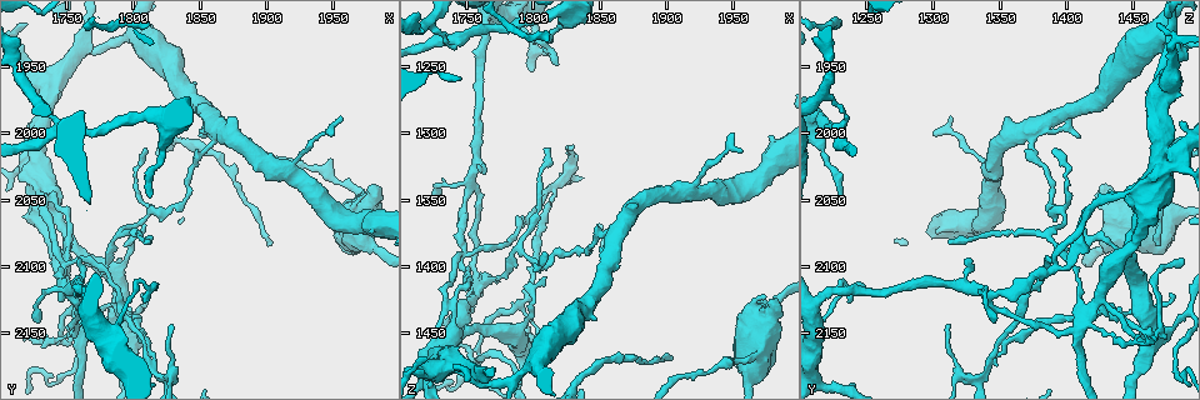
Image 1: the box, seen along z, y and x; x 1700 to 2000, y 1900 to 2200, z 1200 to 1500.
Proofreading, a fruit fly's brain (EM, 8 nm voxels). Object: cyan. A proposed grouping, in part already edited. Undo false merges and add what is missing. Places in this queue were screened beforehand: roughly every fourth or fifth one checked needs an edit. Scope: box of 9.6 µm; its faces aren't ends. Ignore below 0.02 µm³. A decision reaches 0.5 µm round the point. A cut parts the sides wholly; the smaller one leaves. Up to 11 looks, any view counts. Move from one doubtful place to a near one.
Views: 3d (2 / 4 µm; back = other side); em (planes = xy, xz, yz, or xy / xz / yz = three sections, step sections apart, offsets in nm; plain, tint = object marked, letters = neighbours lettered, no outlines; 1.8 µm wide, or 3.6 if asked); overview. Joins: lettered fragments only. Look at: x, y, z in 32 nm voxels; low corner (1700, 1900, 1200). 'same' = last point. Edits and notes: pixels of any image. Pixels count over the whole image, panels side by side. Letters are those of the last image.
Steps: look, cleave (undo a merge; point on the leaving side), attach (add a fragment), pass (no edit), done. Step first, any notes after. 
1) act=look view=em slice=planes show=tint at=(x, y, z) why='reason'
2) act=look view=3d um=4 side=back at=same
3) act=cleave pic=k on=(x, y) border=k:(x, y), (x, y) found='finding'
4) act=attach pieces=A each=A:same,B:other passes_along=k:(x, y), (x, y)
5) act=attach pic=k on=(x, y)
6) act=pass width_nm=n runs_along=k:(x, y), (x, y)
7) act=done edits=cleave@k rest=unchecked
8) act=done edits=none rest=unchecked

act=look view=3d um=2 at=(1810, 2082, 1314) why='thin end'

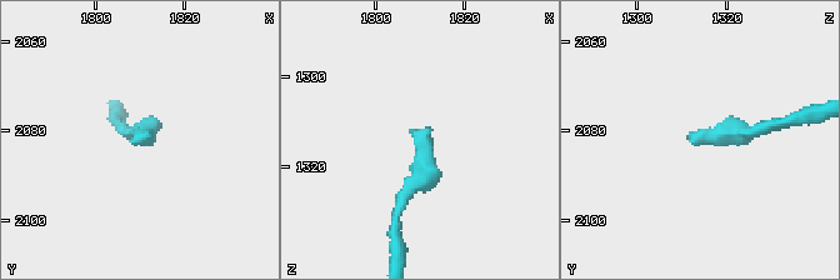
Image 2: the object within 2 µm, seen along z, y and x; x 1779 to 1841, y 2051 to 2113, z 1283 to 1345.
act=look view=em slice=planes show=letters at=(1809, 2083, 1312) why='now the EM'

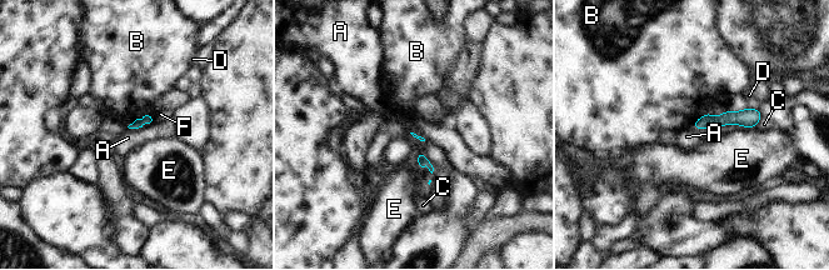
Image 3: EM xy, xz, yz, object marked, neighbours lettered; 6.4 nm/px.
act=pass each=A:other,B:other,C:other,D:other,E:other,F:other found='no lettered fragment goes on from it'

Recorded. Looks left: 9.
act=look view=em slice=yz step=4 show=tint at=(1772, 2112, 1408) why='a narrow waist'

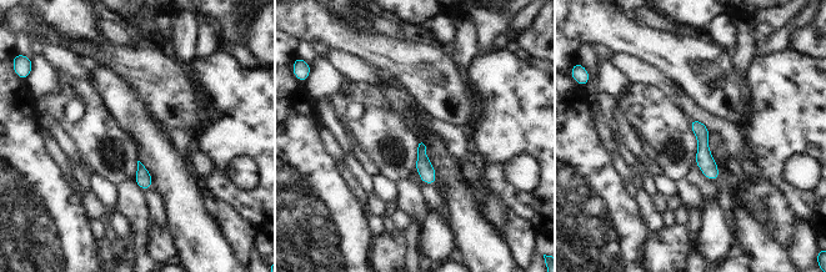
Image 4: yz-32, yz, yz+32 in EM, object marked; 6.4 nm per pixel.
act=look view=em slice=xy step=8 show=tint at=same why='another direction'

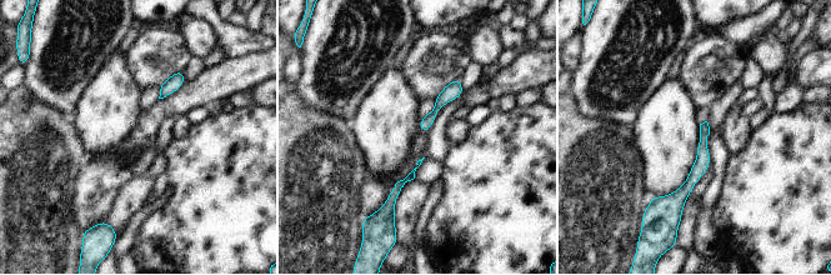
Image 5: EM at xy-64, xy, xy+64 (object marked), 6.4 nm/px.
act=look view=em slice=xy step=8 show=letters at=same

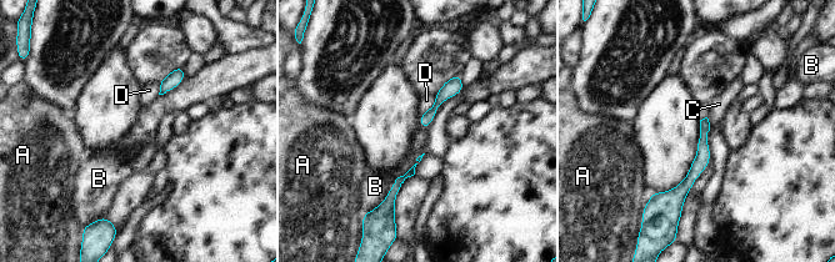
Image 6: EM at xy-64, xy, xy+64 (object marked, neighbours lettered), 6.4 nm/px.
act=pass each=A:other,B:other,C:other,D:other found='one cell here'

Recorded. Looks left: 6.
act=look view=3d um=2 at=(1958, 1990, 1312)

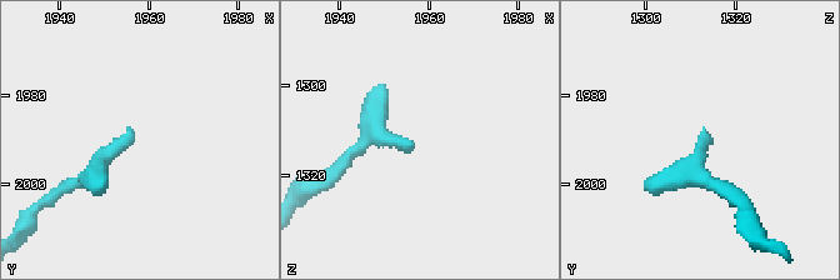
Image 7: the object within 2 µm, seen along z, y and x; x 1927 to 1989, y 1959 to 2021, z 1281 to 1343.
act=look view=em slice=planes show=letters at=(1958, 1990, 1313) why='now the EM'

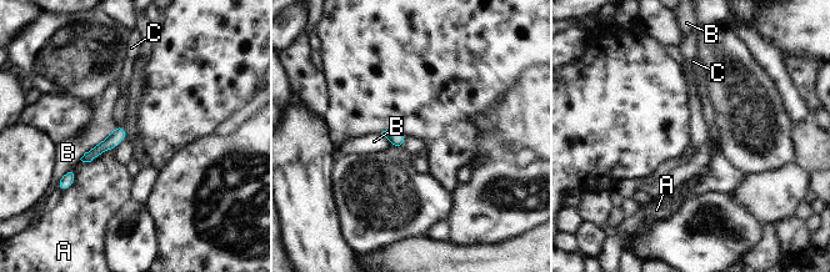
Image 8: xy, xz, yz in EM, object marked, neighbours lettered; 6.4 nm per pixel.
act=pass each=A:other,B:other,C:other border=8:(118, 124), (123, 125) found='none of them fits'

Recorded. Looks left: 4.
act=look view=em slice=planes show=letters at=(1814, 2050, 1228)

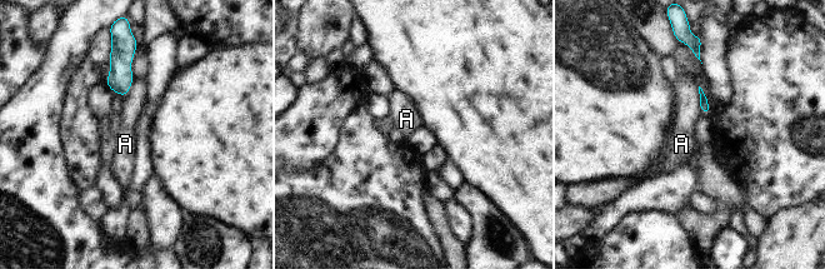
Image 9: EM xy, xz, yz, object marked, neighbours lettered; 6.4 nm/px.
act=pass each=A:other border=9:(698, 86), (700, 111) found='none of them fits'

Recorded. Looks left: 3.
act=done edits=none rest=unchecked

